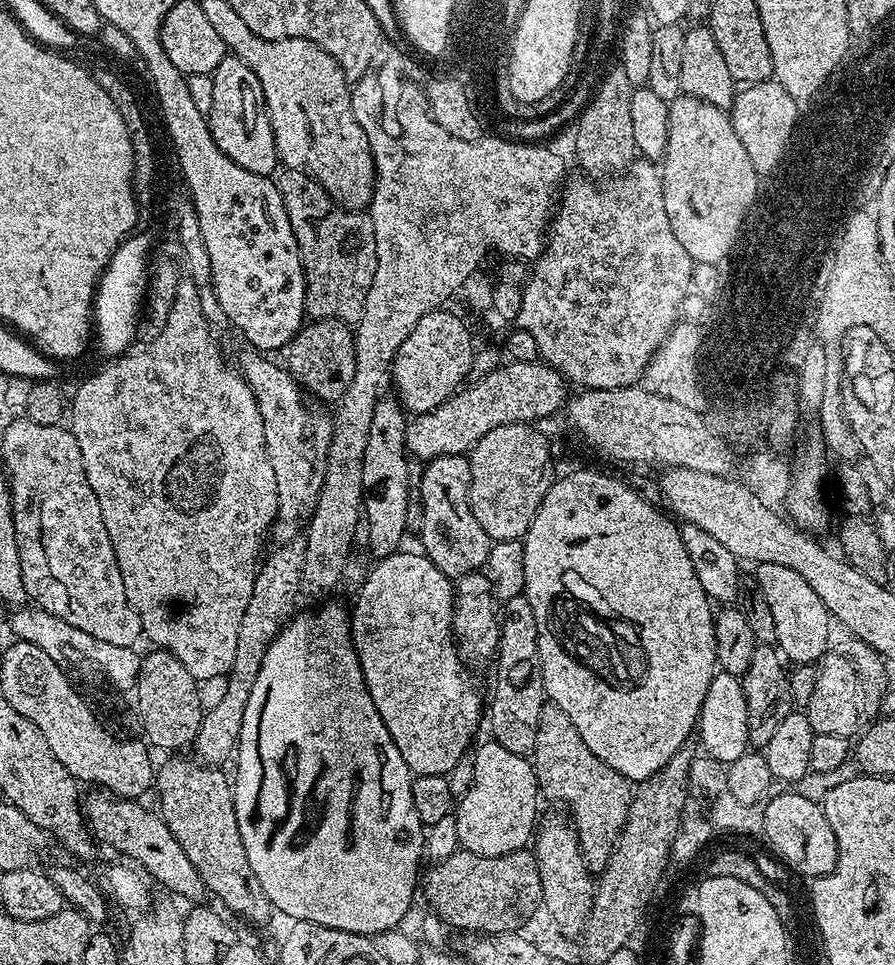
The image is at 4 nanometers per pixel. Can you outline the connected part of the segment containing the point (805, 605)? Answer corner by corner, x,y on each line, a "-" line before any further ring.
773,564
755,565
754,581
765,595
766,603
774,616
774,627
777,630
775,647
782,653
785,661
793,665
816,664
830,647
828,635
834,629
833,621
828,614
828,607
814,594
814,589
806,583
806,578
786,566

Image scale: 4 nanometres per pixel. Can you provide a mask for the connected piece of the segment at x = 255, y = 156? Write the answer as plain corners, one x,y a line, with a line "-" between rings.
225,55
224,61
217,66
216,71
212,73
214,78
214,102
210,105
210,110
206,114
208,117
208,129
222,154
230,158
242,170
250,170
250,174
262,174
263,176
272,176
277,171
278,161
276,158
276,147
274,146
274,130
270,130
270,118
264,105
264,95
262,94
262,82
242,62
237,56

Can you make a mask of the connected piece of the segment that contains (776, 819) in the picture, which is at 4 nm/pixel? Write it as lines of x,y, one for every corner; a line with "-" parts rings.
795,790
784,791
788,792
773,795
763,805
762,835
768,839
773,854
781,856
798,875
815,878
830,874
838,862
838,842
834,830
830,830
830,822
826,822
823,803
804,798

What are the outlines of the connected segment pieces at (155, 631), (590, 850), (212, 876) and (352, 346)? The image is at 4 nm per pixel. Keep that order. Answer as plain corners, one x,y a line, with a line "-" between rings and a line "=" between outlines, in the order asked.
181,282
177,286
177,296
170,308
166,324
152,337
153,340
141,352
129,351
123,356
109,359
93,376
88,376
70,396
70,430
82,450
82,466
102,506
102,522
106,522
106,534
114,546
118,558
118,570
122,570
122,586
126,586
126,598
138,614
140,627
145,637
153,640
157,649
174,654
197,682
215,676
227,676
230,666
234,666
234,650
238,647
238,625
246,606
254,594
256,569
262,560
260,547
264,544
264,535
271,524
277,523
278,482
274,482
274,469
266,454
266,438
262,430
262,414
258,414
258,402
250,386
235,367
224,361
220,348
216,345
214,329
202,314
198,302
198,290
190,282
=
551,702
542,706
542,718
538,718
538,735
530,759
536,769
539,791
568,807
567,815
576,830
584,861
593,870
607,869
615,840
624,831
633,785
618,774
618,770
606,766
606,762
602,762
586,742
582,742
582,734
578,734
574,722
570,722
570,717
=
172,754
164,765
154,772
154,792
160,795
159,815
163,816
170,834
178,838
178,846
182,846
182,854
190,858
190,862
198,870
205,889
213,892
230,911
252,924
268,924
274,917
274,909
270,898
266,898
266,890
258,883
258,878
250,866
250,858
246,858
246,846
242,846
242,834
236,829
236,818
232,814
233,781
223,776
216,766
205,766
195,759
187,760
184,754
=
312,320
305,323
297,332
293,340
288,343
286,349
286,367
289,374
300,384
305,393
317,396
320,400
335,402
346,394
346,386
350,386
350,381
354,378
354,350
356,349
356,338
353,329
340,320

